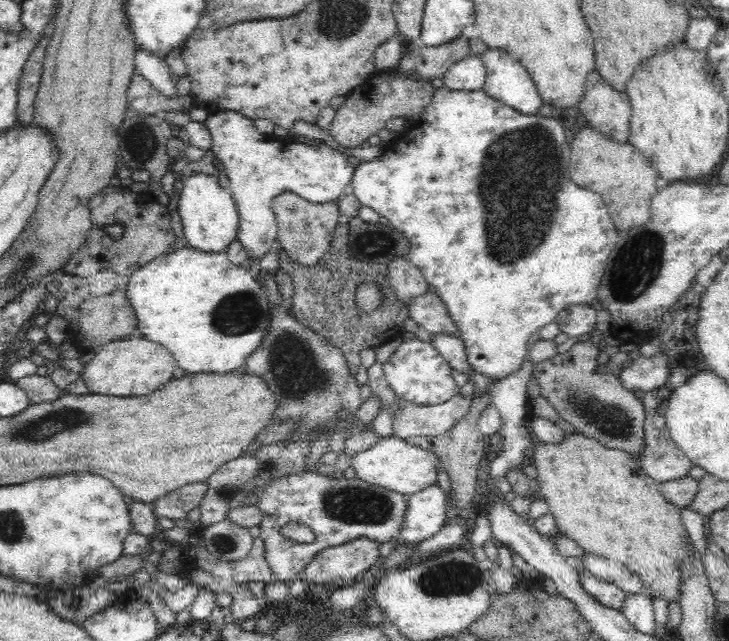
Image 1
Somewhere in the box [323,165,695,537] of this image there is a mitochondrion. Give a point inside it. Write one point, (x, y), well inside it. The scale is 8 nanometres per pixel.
(638, 263)

